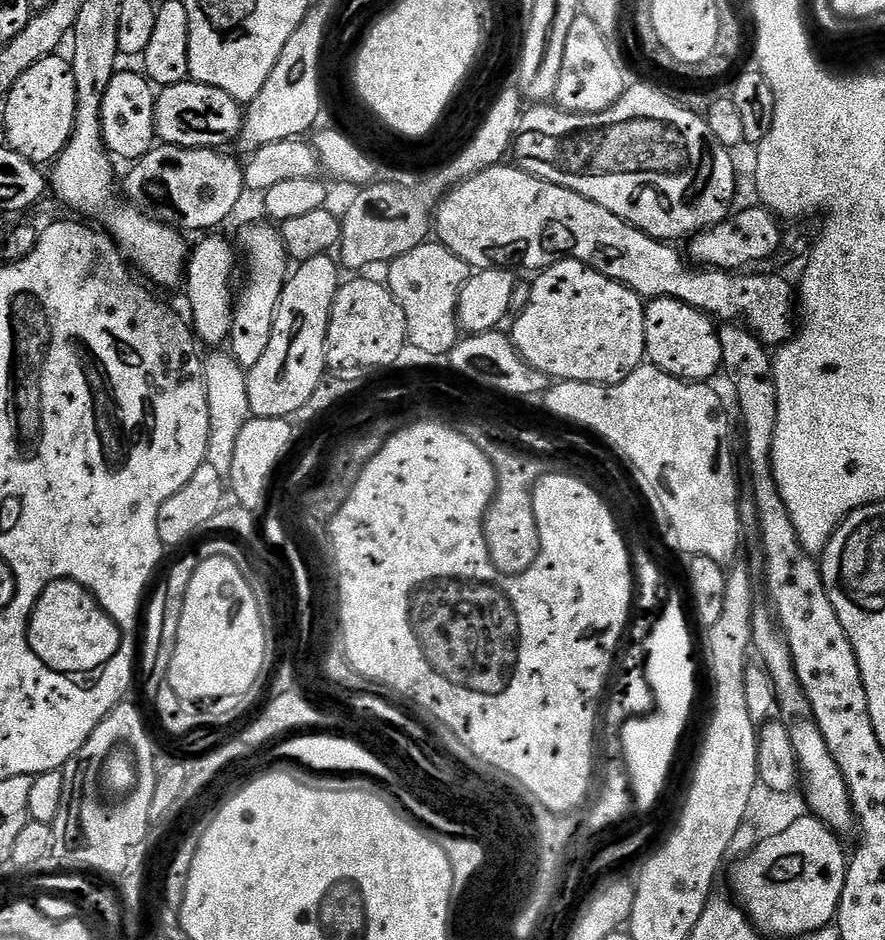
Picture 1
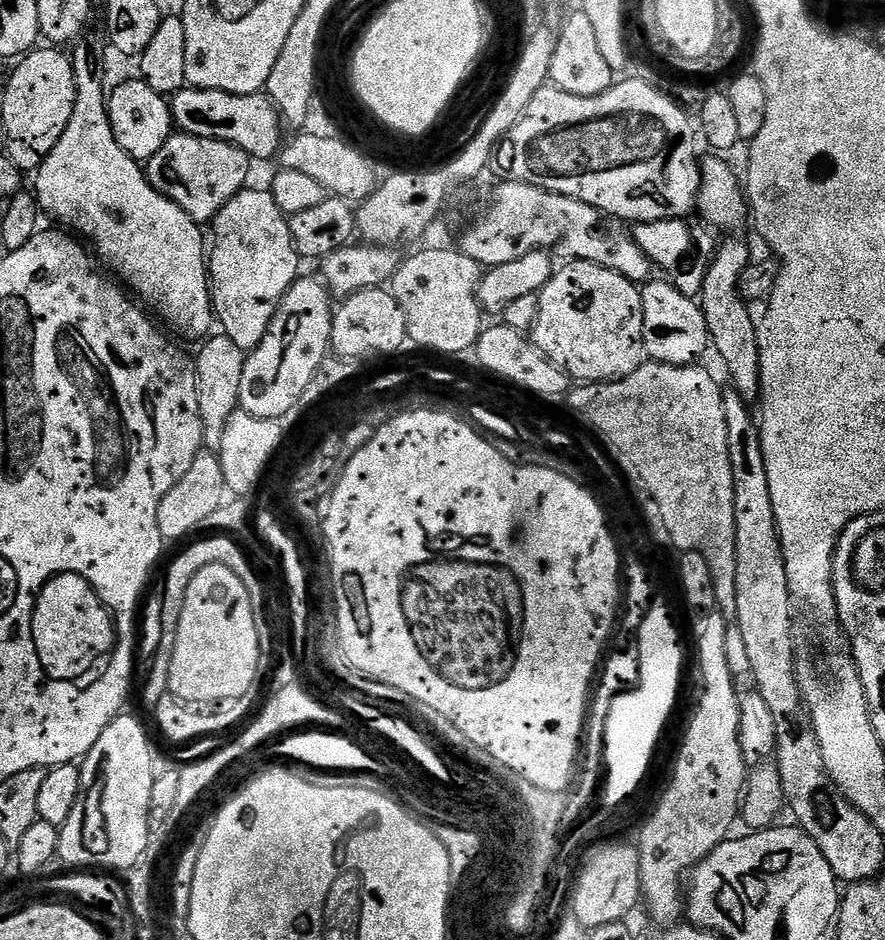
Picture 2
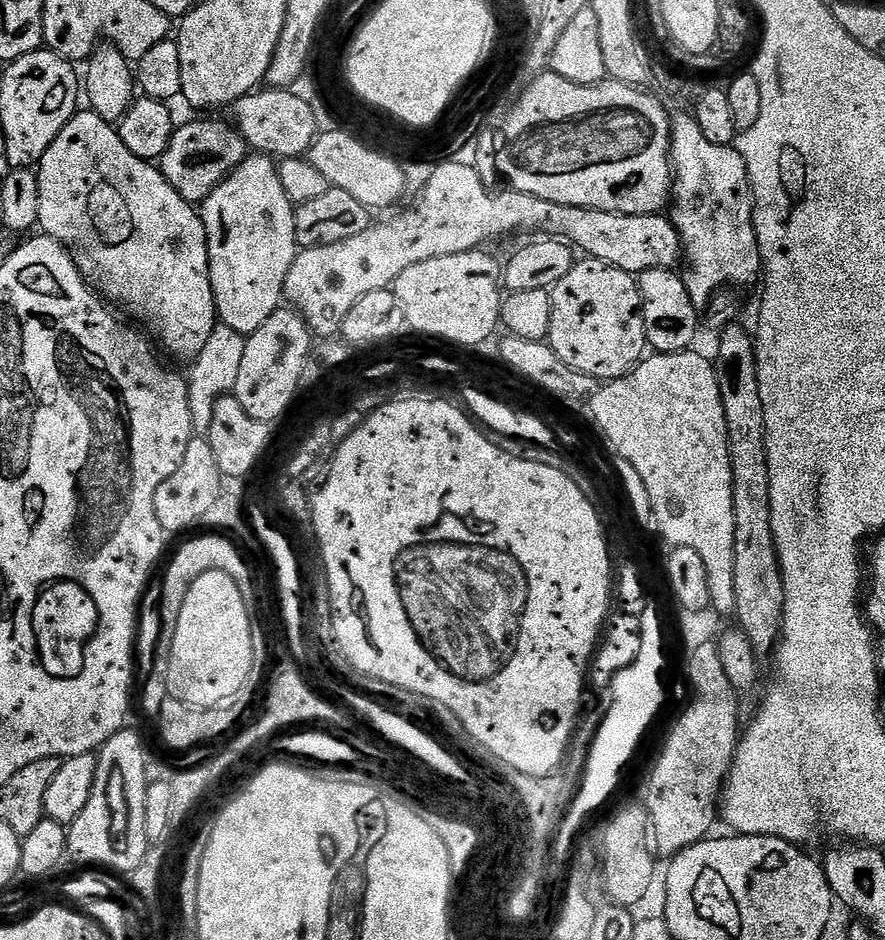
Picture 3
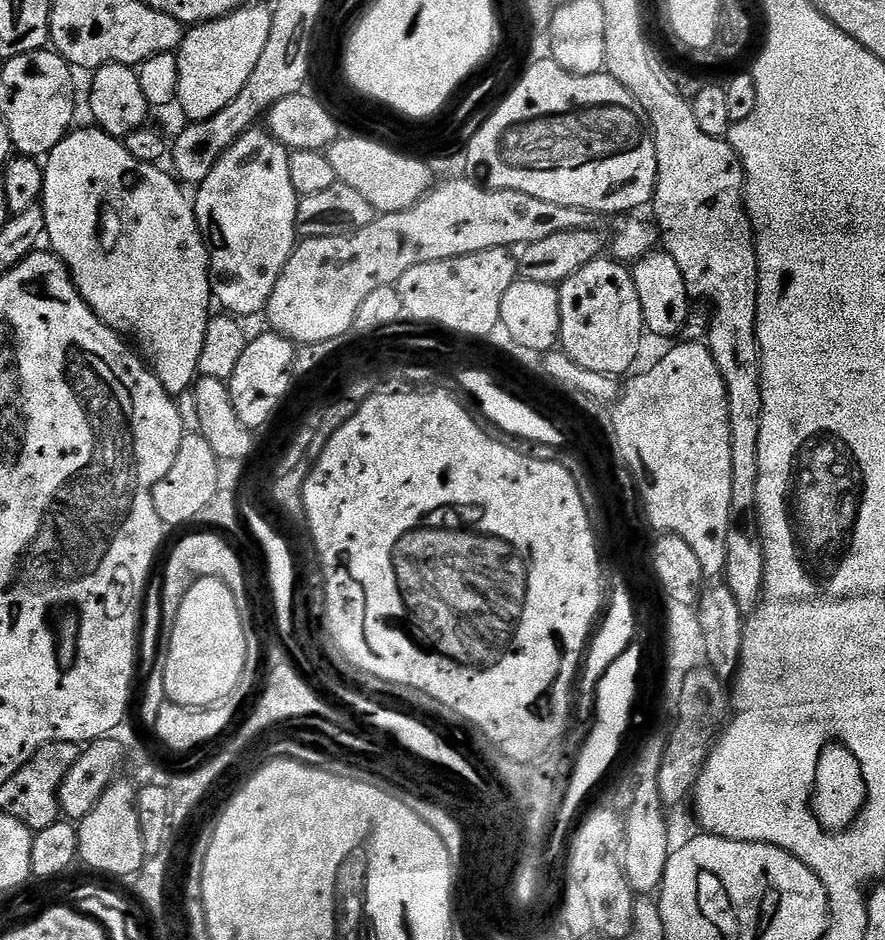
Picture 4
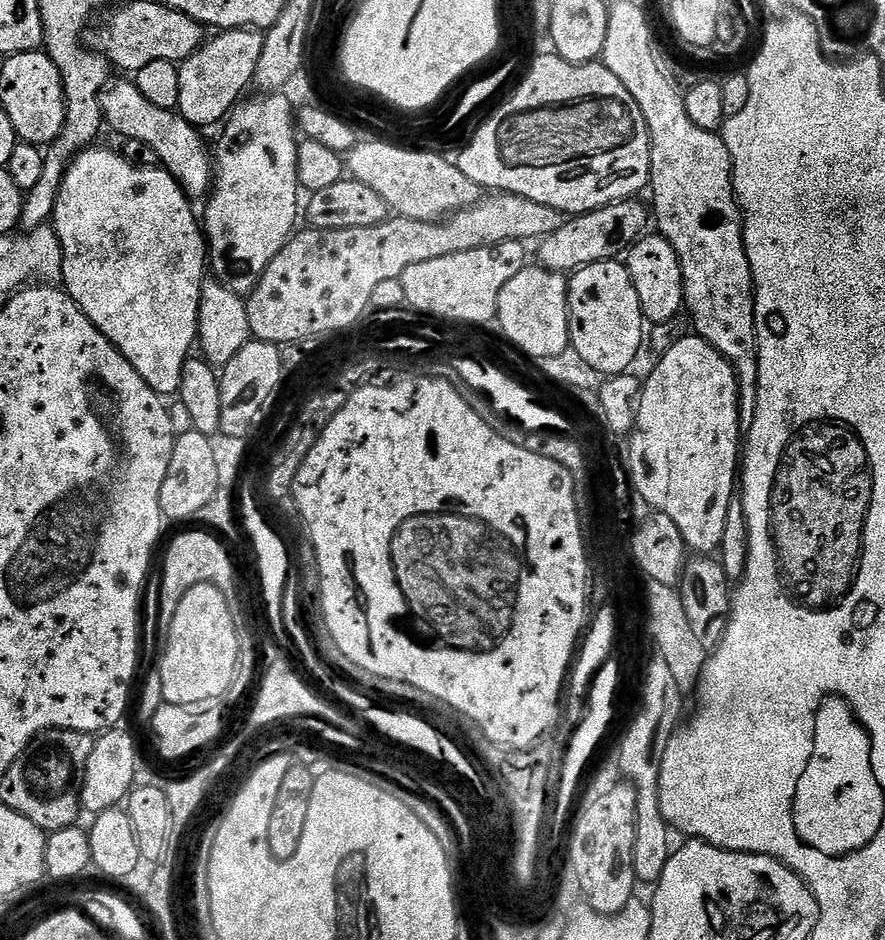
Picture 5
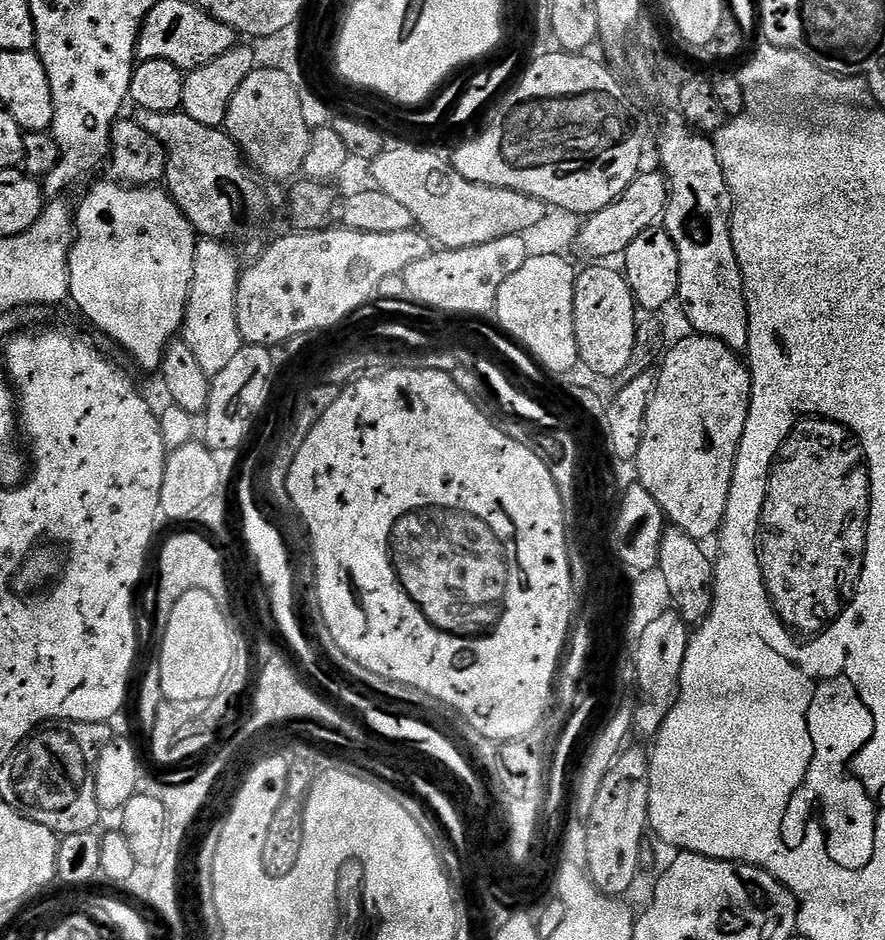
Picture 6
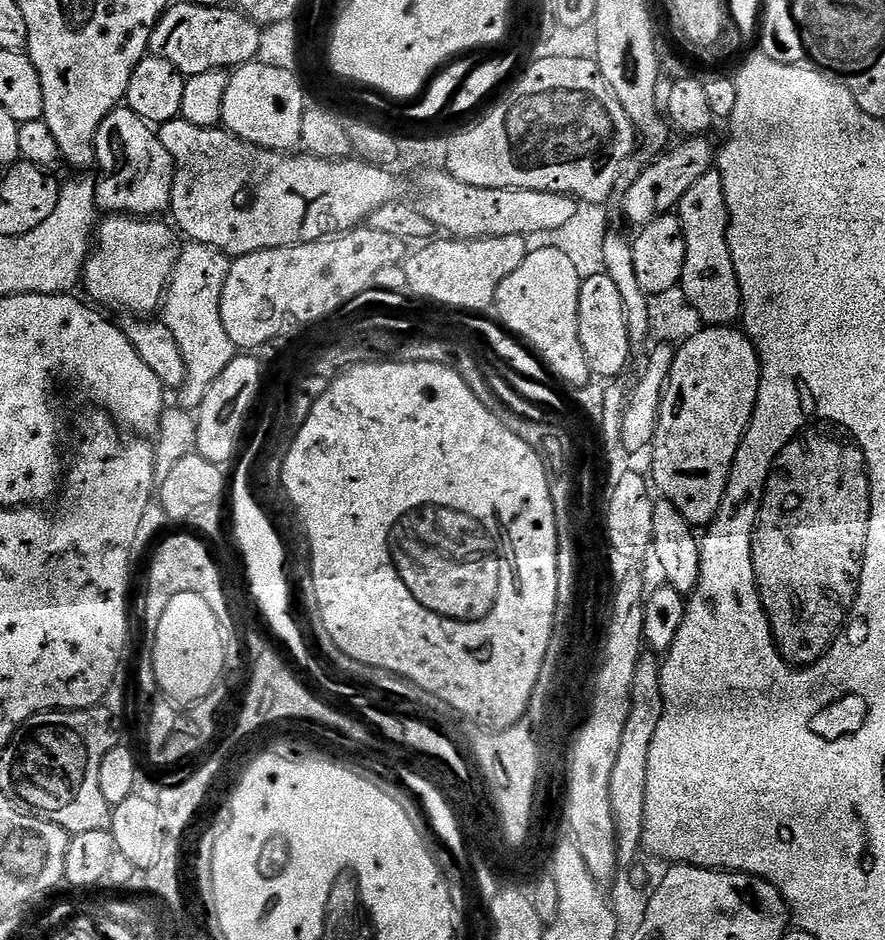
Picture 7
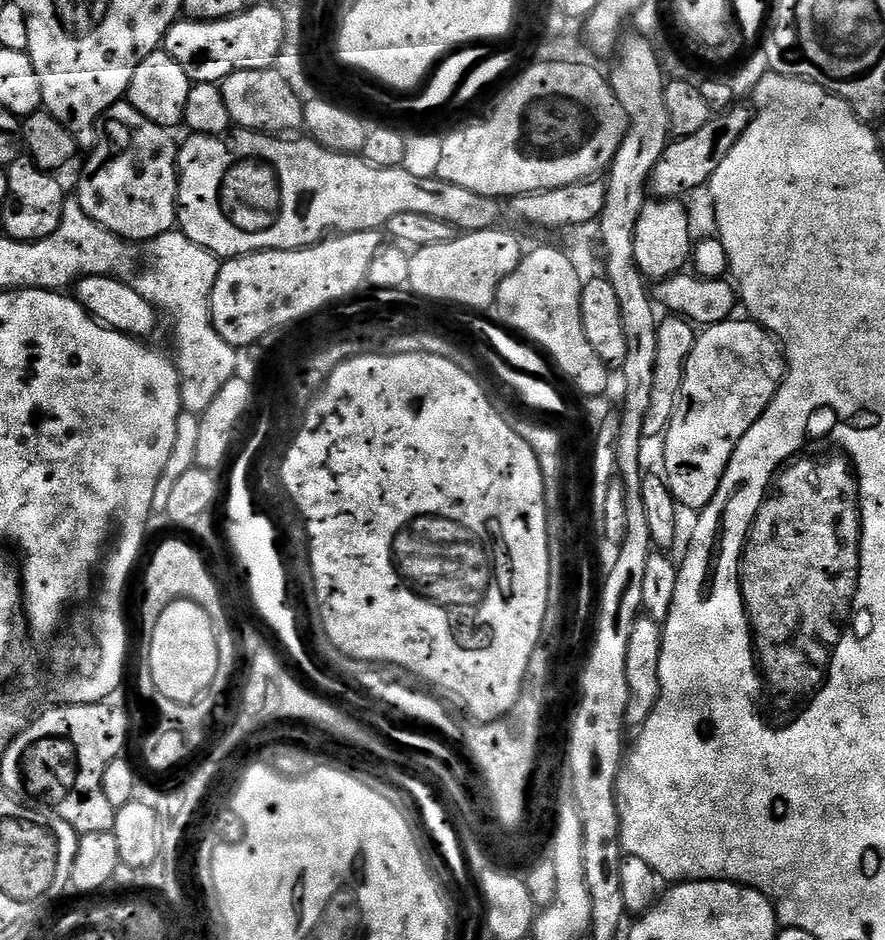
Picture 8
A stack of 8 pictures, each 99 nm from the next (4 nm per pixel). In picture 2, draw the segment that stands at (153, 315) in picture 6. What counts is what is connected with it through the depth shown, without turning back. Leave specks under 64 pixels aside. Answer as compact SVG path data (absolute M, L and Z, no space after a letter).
M85 35L74 46L77 47L70 58L75 80L74 114L70 114L70 122L66 122L66 130L62 130L62 138L58 138L58 146L50 150L50 154L34 173L36 179L34 195L47 215L49 212L54 219L69 224L64 226L83 237L89 245L96 244L95 255L97 257L100 255L121 276L119 279L169 329L177 328L182 335L199 341L207 337L214 328L205 233L204 236L200 233L203 232L201 225L192 220L190 214L186 214L186 210L182 210L170 198L154 190L141 161L130 158L130 154L126 154L126 150L118 146L118 138L114 138L114 130L108 117L108 85L106 86L105 82L106 42L98 36L87 36Z

